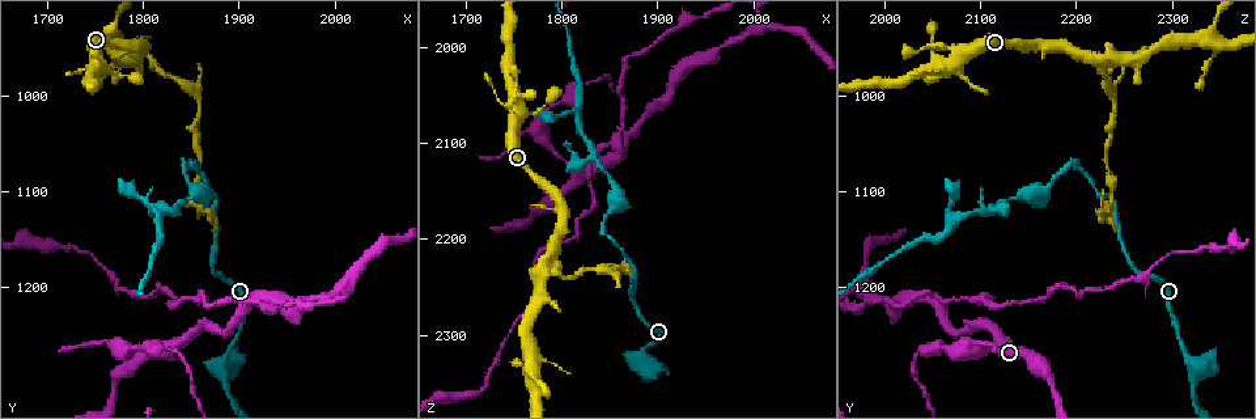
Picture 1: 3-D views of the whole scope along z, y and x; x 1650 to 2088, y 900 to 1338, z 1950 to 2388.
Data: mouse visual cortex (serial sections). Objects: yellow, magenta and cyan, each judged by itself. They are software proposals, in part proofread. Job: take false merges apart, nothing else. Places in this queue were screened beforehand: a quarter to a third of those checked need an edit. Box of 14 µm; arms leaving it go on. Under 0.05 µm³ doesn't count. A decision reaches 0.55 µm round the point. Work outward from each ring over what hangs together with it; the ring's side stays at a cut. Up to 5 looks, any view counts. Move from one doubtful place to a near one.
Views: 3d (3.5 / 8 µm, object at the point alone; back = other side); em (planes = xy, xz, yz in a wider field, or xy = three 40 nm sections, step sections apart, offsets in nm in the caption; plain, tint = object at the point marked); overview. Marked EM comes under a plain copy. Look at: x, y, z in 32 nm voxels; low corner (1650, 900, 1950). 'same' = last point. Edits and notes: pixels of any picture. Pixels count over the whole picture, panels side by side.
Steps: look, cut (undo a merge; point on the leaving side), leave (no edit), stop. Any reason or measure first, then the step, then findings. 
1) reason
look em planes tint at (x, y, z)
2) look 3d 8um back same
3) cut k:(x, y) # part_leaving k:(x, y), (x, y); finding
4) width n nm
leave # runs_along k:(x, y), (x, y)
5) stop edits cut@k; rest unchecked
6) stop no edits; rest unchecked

abrupt turn
look 3d 3.5um at (1850, 1075, 2195)

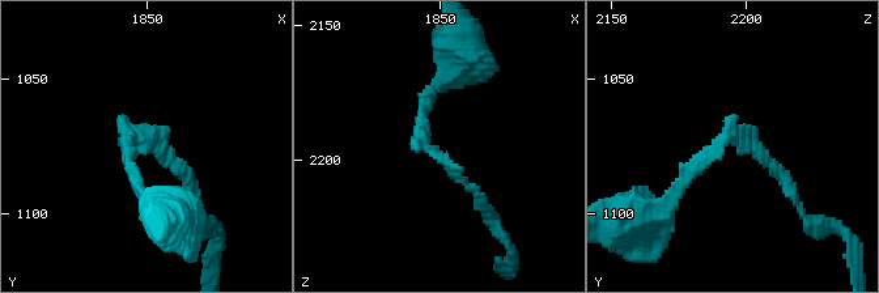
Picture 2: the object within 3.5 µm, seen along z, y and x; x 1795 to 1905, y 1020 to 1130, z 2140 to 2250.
arm_widths 100, 150 nm
look em xy step 3 tint at (1845, 1072, 2196)

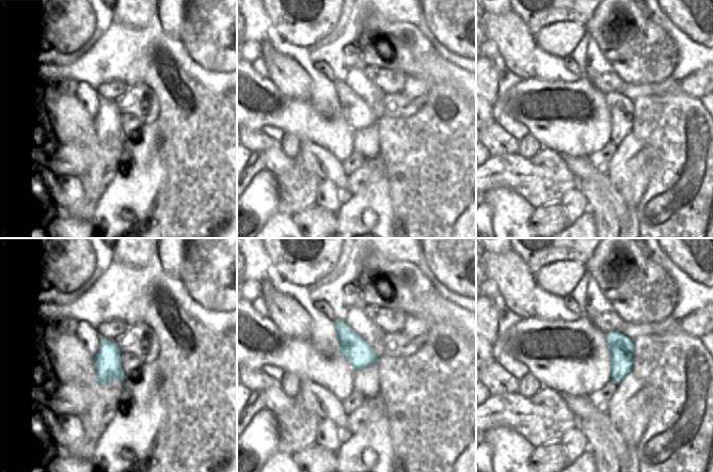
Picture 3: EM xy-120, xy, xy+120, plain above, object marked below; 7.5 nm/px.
cut 2:(695, 172) # part_leaving 2:(727, 137), (657, 213), (640, 213); a second cell is stuck on

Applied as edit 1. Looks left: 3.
see it whole again
look overview

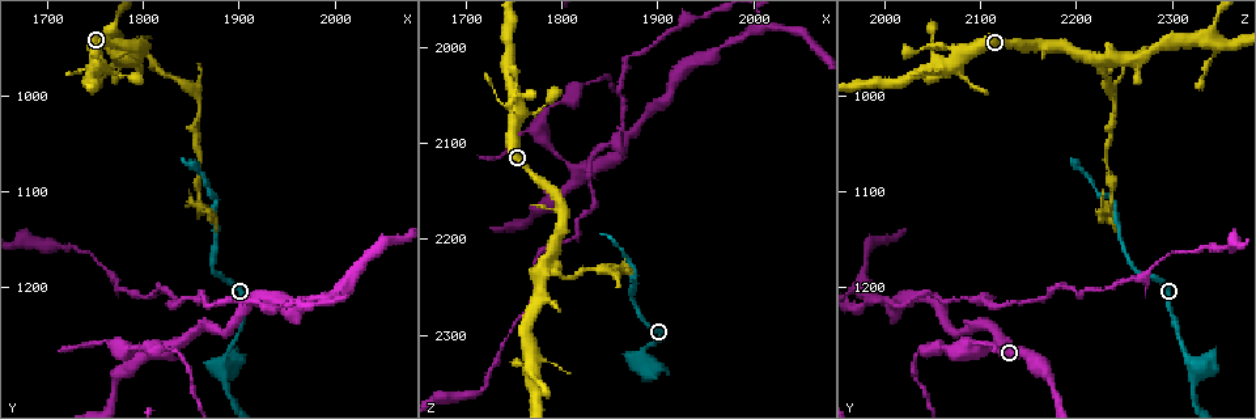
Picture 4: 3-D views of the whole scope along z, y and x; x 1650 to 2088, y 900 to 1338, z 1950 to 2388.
arms part here
look 3d 3.5um at (1780, 965, 2235)

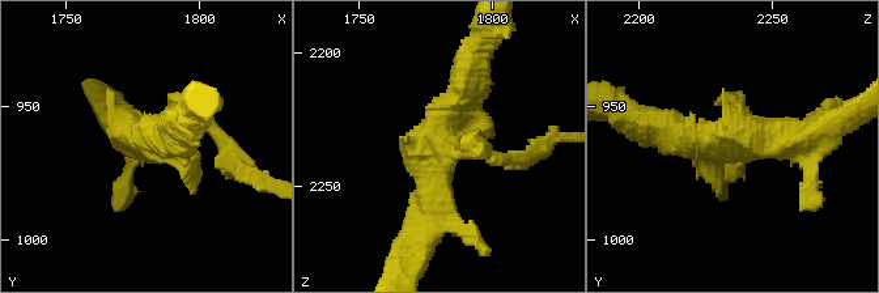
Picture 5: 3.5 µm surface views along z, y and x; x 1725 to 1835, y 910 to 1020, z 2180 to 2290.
now the EM
look em xy step 5 tint at (1781, 963, 2234)

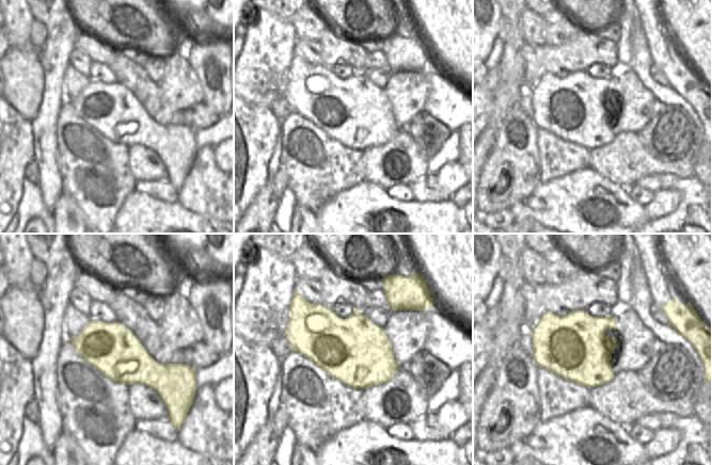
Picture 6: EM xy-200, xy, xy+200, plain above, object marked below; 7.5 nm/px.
width 500 nm
cut 5:(508, 160) # part_leaving 5:(462, 155), (518, 161), (551, 141); two cells meet here

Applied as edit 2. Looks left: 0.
stop edits cut@2, cut@5; rest unchecked

